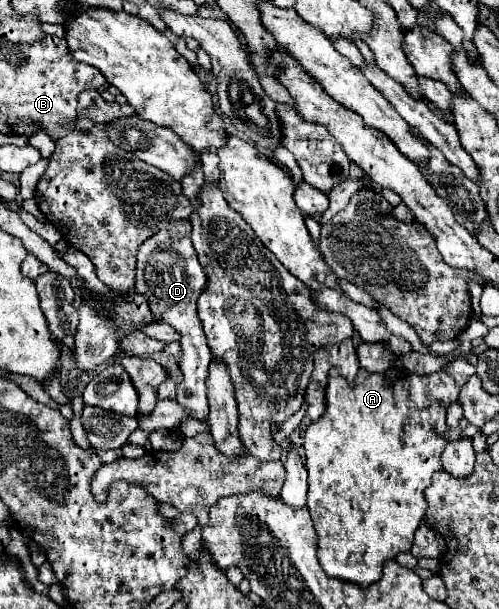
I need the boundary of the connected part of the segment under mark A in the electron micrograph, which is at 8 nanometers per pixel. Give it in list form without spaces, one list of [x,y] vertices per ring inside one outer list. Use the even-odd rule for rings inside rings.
[[[454,359],[450,361],[444,369],[428,375],[414,375],[414,373],[402,373],[394,381],[388,381],[384,373],[370,373],[366,369],[360,369],[354,385],[350,385],[344,377],[338,375],[336,367],[330,369],[328,373],[328,383],[326,383],[326,411],[318,421],[312,421],[306,429],[304,437],[304,449],[306,449],[306,469],[308,469],[308,509],[312,515],[314,531],[318,535],[318,561],[322,569],[326,571],[328,577],[336,577],[342,581],[352,581],[356,585],[368,587],[370,583],[378,581],[382,575],[382,565],[388,559],[394,559],[402,551],[410,551],[414,543],[414,531],[422,523],[422,515],[426,513],[426,499],[424,499],[424,489],[430,485],[432,473],[442,469],[442,451],[448,445],[448,439],[442,435],[448,431],[446,425],[446,409],[458,399],[460,387],[476,373],[476,367],[470,365],[466,359]]]

